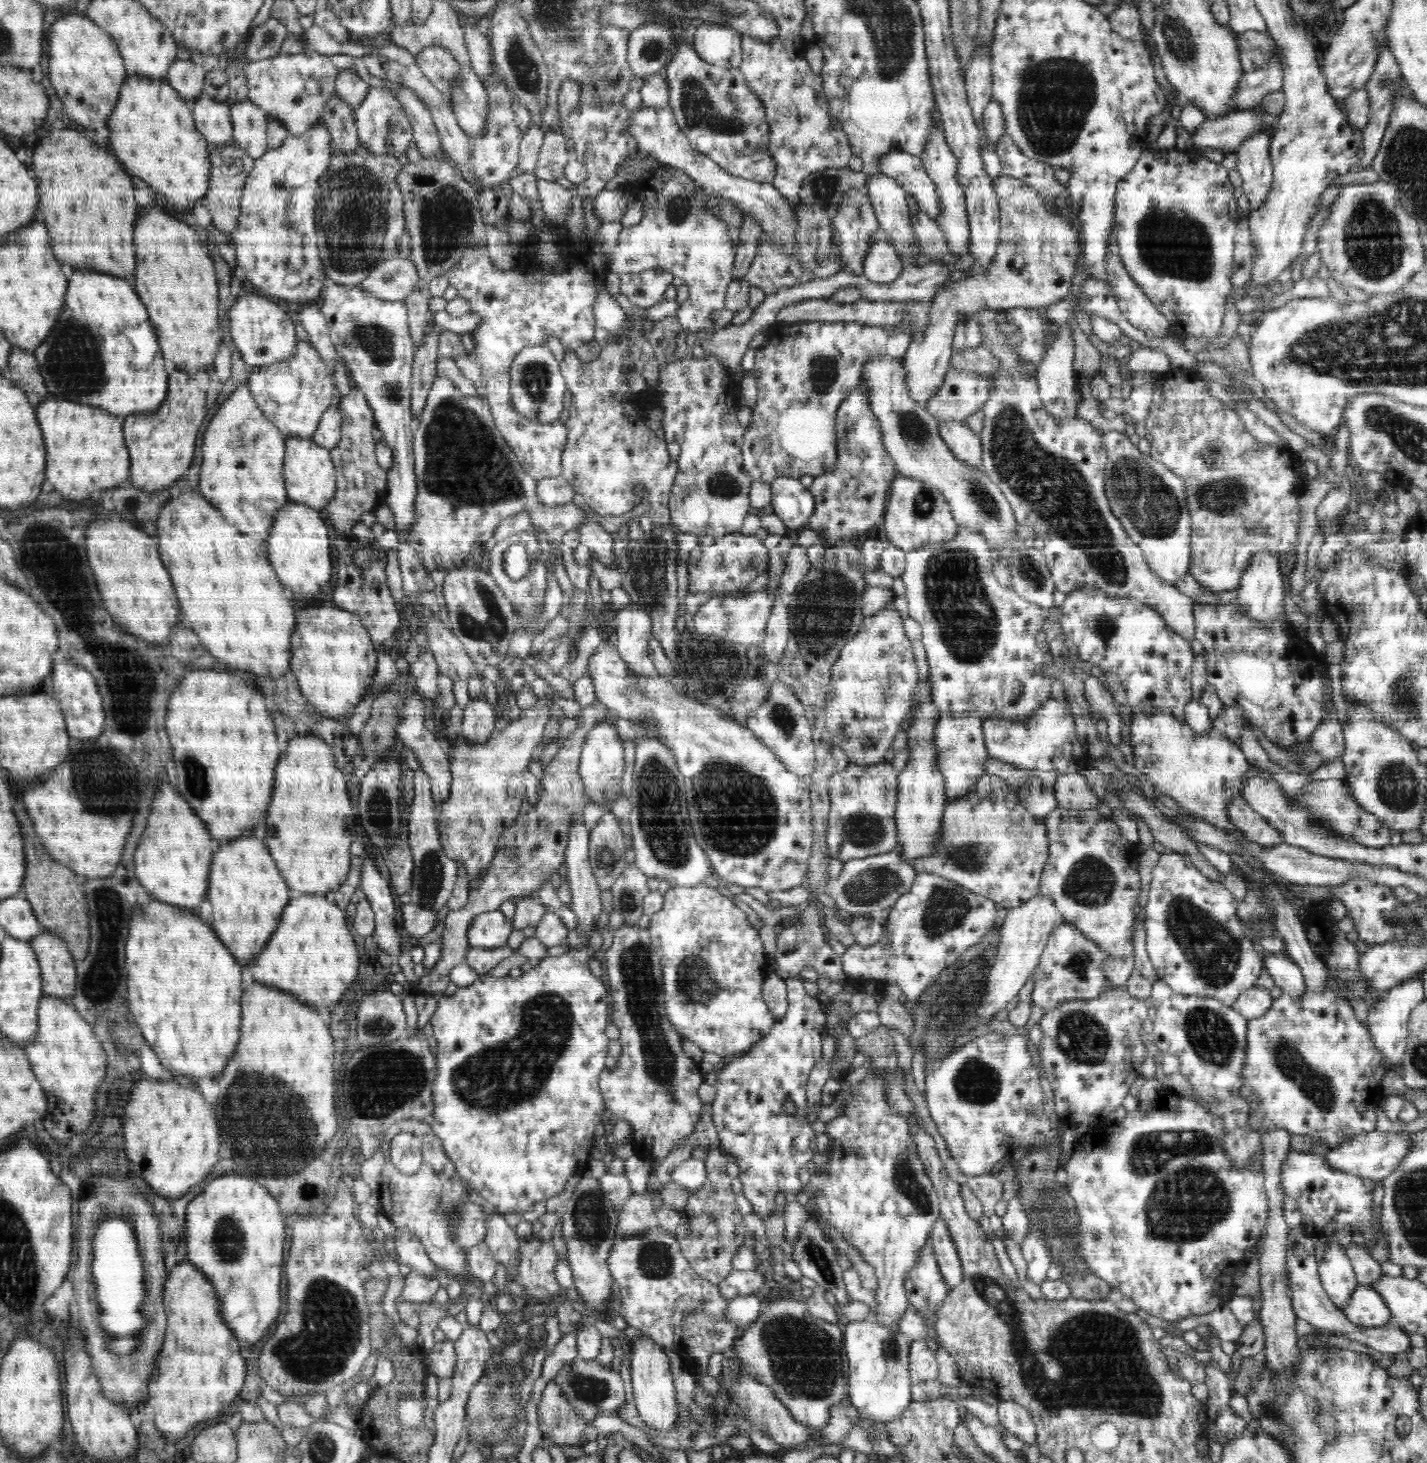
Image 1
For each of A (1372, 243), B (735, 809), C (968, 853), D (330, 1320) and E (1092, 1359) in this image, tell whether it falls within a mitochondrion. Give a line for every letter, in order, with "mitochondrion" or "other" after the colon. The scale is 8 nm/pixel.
A: mitochondrion
B: mitochondrion
C: mitochondrion
D: mitochondrion
E: mitochondrion

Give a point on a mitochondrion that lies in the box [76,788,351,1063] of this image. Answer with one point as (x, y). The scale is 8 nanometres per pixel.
(99, 977)

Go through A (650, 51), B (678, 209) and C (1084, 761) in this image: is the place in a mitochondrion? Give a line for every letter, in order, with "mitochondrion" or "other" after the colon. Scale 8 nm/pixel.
A: mitochondrion
B: mitochondrion
C: other

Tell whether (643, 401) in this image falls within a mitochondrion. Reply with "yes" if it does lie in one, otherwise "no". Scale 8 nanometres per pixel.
no

